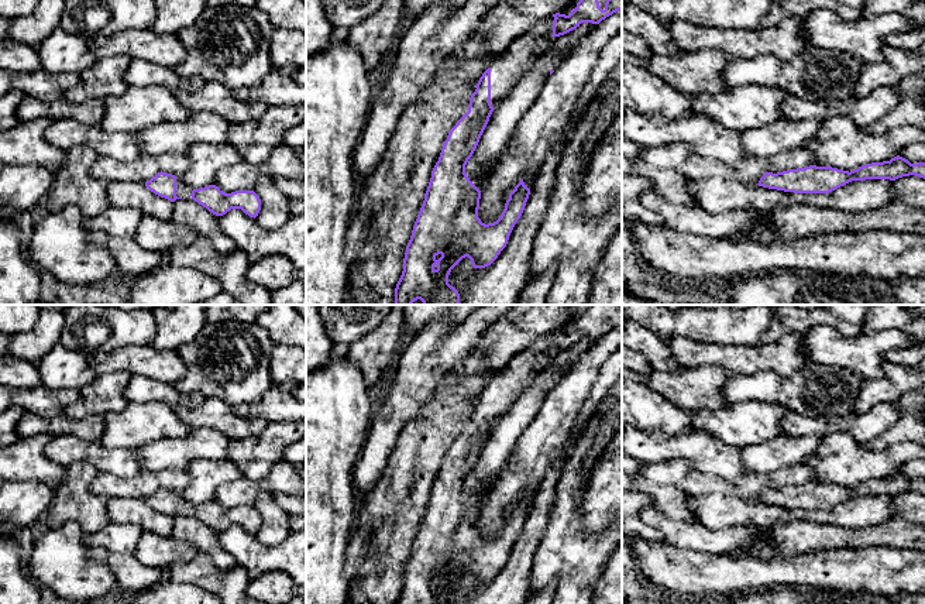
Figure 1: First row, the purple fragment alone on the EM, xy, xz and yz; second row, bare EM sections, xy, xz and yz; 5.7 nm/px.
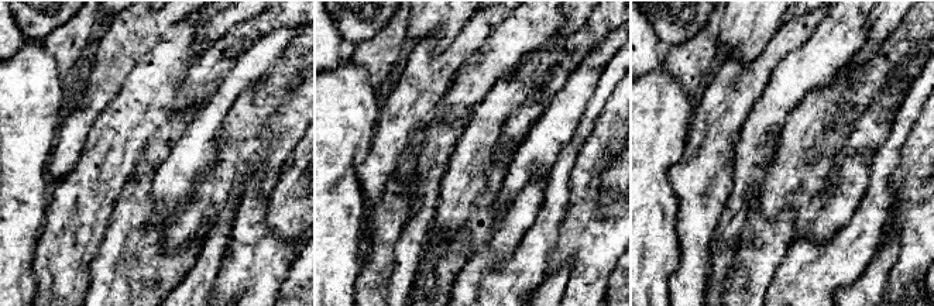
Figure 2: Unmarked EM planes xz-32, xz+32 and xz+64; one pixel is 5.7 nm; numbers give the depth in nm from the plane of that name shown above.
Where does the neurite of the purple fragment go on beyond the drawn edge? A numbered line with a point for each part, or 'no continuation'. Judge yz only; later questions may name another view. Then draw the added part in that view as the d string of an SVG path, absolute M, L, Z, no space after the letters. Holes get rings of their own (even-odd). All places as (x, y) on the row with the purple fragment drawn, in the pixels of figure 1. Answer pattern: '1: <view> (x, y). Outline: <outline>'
no continuation

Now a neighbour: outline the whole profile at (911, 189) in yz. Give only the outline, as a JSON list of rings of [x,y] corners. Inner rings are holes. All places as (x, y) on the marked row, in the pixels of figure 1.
[[[909,175],[891,182],[894,199],[911,206],[925,207],[925,179]]]

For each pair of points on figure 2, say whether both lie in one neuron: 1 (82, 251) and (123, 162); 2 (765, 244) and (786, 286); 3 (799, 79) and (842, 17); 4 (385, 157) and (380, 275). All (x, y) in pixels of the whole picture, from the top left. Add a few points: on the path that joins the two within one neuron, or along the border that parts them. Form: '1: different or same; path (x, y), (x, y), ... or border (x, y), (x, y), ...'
1: same; path (67, 231), (67, 213), (99, 181)
2: different; border (793, 243), (766, 291)
3: same; path (813, 64), (840, 33)
4: same; path (374, 186), (374, 209), (380, 220), (380, 246)

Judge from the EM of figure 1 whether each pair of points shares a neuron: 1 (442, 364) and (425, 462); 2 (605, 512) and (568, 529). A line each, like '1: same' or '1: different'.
1: different
2: different

